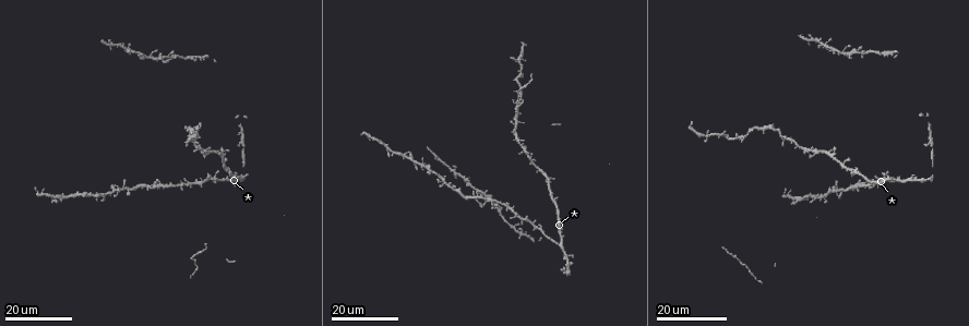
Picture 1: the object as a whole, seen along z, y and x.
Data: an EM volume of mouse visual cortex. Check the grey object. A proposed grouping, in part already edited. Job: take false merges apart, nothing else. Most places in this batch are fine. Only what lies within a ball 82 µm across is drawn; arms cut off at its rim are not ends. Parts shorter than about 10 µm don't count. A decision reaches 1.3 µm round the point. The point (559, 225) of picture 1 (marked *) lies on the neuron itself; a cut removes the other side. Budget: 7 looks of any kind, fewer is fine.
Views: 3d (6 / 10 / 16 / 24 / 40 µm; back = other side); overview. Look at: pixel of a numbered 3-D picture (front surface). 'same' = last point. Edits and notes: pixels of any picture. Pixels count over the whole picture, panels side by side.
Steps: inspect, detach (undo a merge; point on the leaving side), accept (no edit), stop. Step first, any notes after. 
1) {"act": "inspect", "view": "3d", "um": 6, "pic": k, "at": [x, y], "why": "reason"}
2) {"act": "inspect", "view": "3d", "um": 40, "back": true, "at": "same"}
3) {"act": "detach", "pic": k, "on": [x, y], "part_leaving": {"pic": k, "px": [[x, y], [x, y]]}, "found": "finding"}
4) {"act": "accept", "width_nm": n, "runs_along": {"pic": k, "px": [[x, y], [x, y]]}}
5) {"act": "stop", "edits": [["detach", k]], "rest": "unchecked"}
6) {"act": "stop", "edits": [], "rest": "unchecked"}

{"act": "inspect", "view": "3d", "um": 16, "pic": 1, "at": [559, 244]}

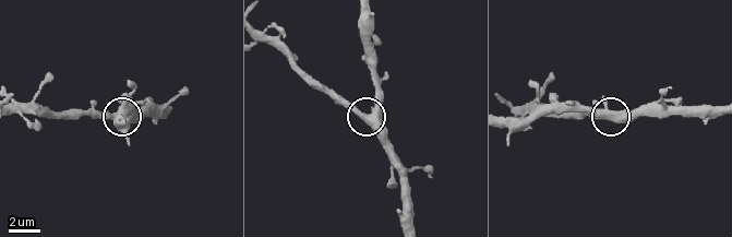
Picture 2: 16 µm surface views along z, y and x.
{"act": "inspect", "view": "3d", "um": 10, "pic": 2, "at": [365, 117]}

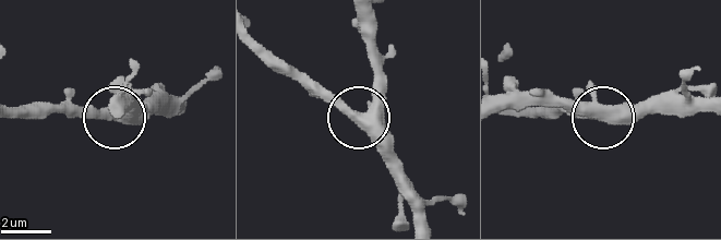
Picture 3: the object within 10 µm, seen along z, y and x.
{"act": "accept", "side_arm_um": 78, "found": "continuous, no second neuron"}

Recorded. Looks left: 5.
{"act": "inspect", "view": "3d", "um": 24, "pic": 1, "at": [231, 178], "why": "sudden change in width"}

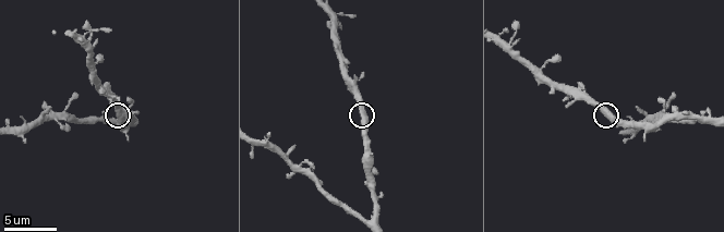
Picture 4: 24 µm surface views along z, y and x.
{"act": "inspect", "view": "3d", "um": 6, "pic": 4, "at": [364, 120]}

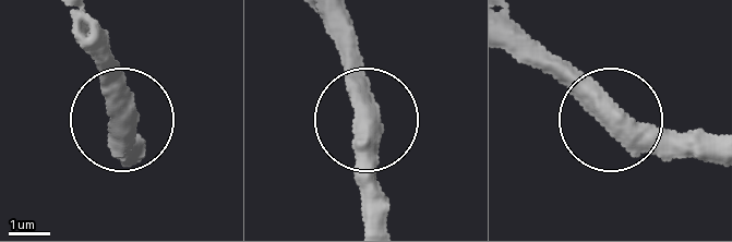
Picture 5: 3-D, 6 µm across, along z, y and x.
{"act": "accept", "found": "all the same neuron"}

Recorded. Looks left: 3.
{"act": "inspect", "view": "3d", "um": 16, "pic": 1, "at": [794, 143], "why": "thick turns thin"}

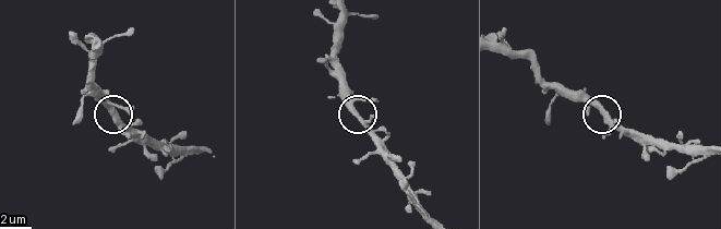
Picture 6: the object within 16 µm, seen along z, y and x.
{"act": "inspect", "view": "3d", "um": 10, "pic": 6, "at": [352, 111]}

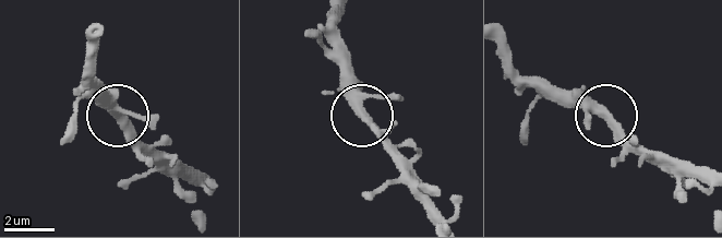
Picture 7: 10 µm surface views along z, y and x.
{"act": "accept", "arms": 3, "runs_along": {"pic": 7, "px": [[710, 182], [647, 157], [610, 121], [555, 92]]}, "found": "one neuron here"}

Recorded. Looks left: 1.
{"act": "stop", "edits": [], "rest": "unchecked"}

